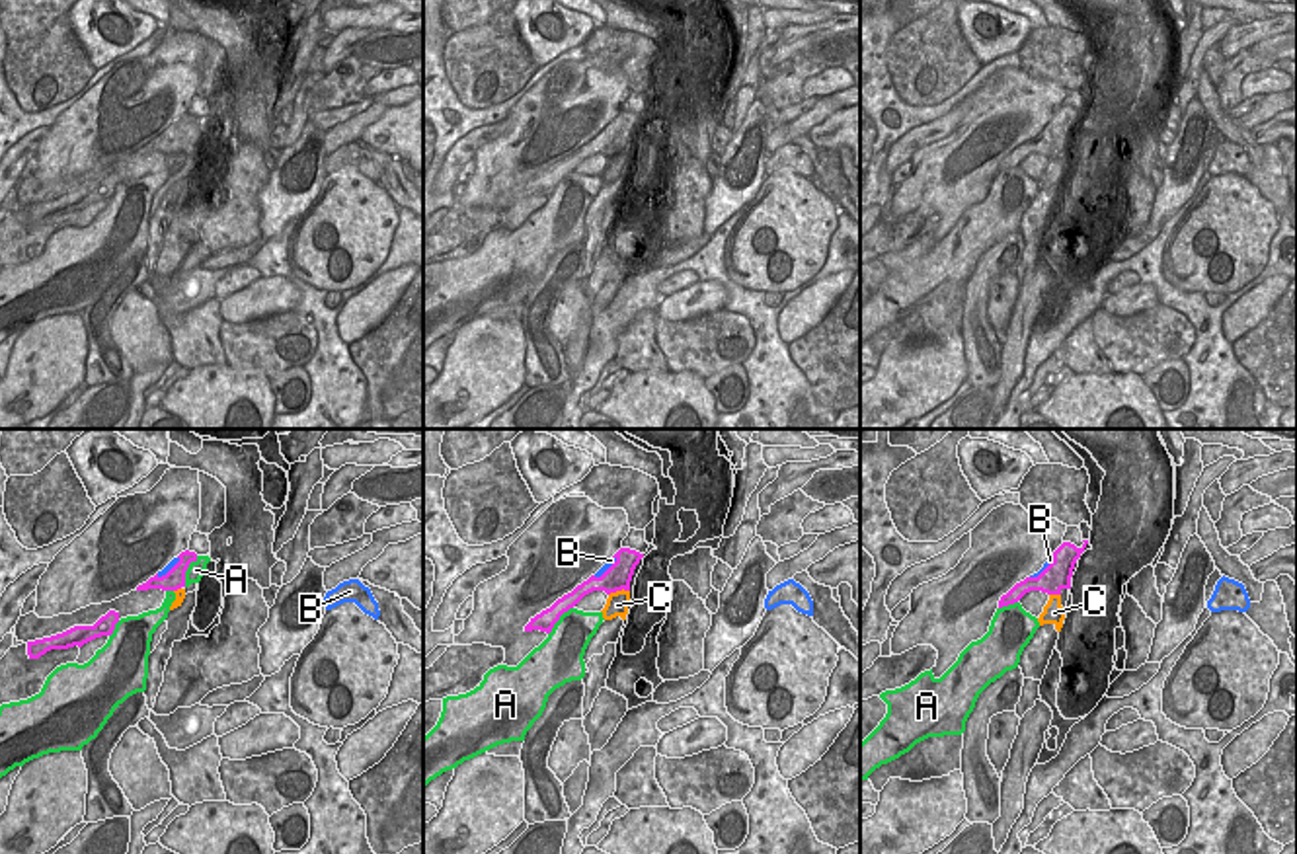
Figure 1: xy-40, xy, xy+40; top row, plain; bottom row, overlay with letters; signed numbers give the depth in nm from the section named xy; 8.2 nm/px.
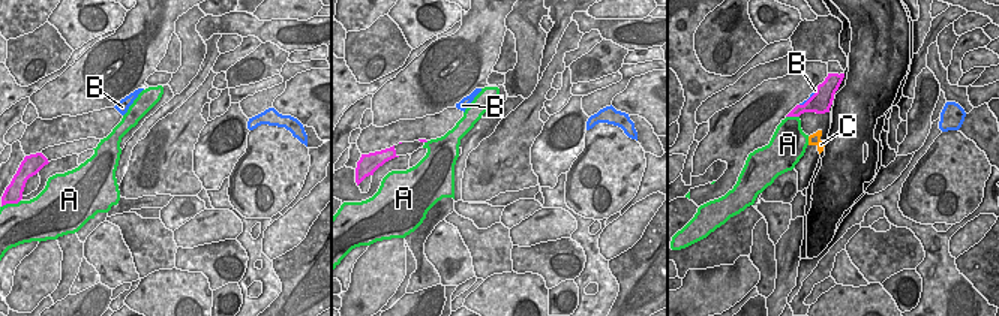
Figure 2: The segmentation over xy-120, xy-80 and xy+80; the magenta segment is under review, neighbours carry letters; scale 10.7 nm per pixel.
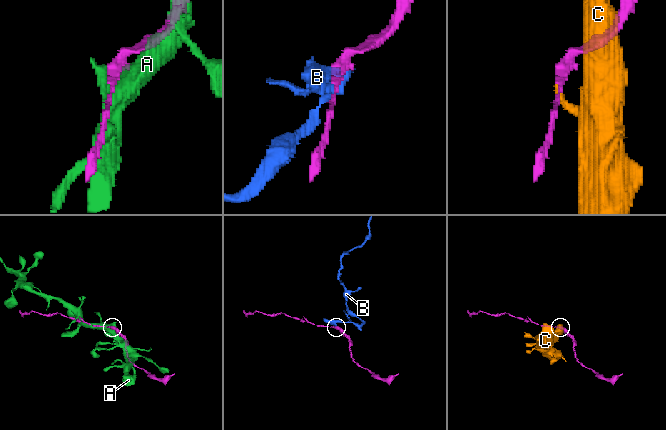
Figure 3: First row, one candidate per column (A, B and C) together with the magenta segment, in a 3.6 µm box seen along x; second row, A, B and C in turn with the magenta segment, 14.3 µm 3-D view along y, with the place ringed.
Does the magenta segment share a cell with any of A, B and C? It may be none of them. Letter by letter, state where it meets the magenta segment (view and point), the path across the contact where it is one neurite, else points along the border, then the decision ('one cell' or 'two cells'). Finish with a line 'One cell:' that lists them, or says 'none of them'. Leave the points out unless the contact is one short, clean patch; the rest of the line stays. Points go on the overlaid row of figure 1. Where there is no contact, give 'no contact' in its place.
A: xy-40 (186, 570) | two cells
B: xy-40 (170, 570) | along xy-40 (178, 556), (164, 574), (157, 576) | two cells
C: xy (619, 589) | along xy (628, 589), (617, 589), (609, 595) | two cells
One cell: none of them

